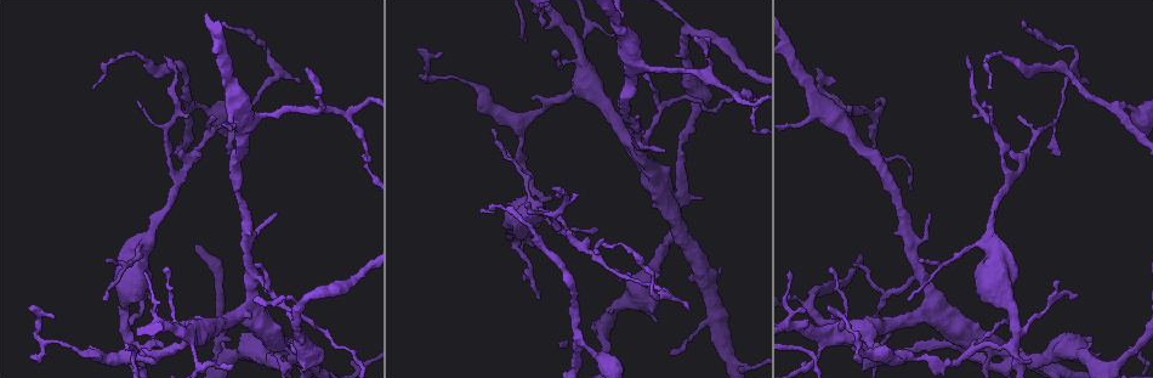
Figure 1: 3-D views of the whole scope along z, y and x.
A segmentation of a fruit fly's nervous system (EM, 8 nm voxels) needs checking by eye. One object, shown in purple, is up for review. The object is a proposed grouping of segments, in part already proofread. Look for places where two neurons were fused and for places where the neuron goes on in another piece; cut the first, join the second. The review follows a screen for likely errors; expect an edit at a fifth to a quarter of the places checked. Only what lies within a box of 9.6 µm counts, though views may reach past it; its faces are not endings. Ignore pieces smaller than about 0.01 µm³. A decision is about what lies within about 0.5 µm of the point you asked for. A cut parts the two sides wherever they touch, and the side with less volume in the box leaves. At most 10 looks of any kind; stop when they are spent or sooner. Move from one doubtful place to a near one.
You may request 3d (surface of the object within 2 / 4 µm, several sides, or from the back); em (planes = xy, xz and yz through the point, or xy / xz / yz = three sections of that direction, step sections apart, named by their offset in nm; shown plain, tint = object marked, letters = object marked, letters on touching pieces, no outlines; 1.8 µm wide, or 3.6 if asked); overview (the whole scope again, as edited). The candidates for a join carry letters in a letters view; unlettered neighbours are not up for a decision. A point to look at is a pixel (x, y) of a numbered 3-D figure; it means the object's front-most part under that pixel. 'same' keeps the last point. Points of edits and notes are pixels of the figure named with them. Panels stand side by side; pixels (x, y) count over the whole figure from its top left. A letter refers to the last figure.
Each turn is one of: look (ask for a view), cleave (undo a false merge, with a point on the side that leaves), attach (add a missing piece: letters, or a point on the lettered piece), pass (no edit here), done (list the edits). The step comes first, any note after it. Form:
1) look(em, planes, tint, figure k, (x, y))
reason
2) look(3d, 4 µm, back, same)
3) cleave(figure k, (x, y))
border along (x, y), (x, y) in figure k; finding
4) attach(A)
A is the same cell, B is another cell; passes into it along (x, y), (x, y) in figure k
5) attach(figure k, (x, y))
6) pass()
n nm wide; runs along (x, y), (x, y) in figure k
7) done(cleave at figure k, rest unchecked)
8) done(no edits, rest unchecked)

look(3d, 4 µm, figure 1, (554, 190))
an open end

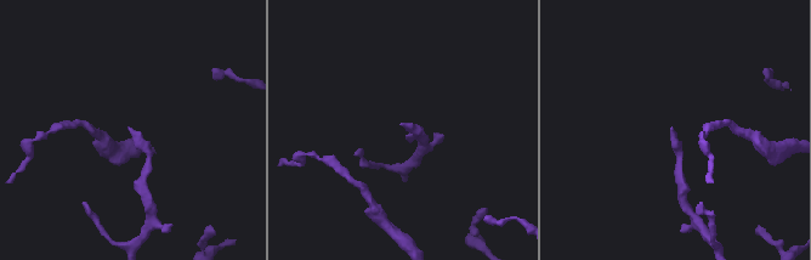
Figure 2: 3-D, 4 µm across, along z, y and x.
look(em, yz, step 8, letters, figure 2, (130, 130))
shape alone is not enough

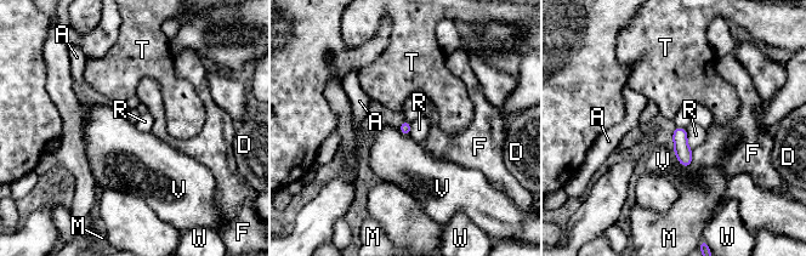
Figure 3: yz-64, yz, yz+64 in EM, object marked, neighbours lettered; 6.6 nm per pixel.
pass()
A, D, F, M, R, T, V and W are other cells; border along (685, 129), (687, 144), (692, 149) in figure 3; none of them fits

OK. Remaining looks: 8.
look(3d, 4 µm, figure 1, (300, 81))
an open end

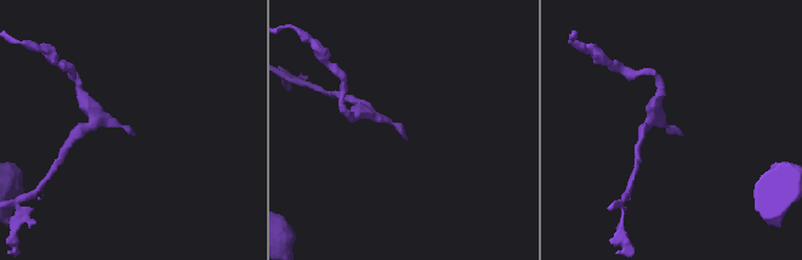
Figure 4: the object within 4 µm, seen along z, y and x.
look(em, xz, step 8, tint, figure 4, (680, 133))
now the EM

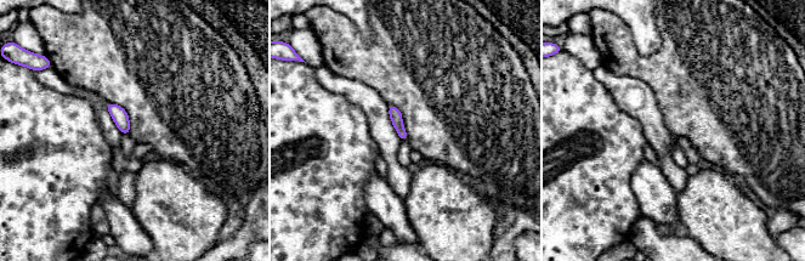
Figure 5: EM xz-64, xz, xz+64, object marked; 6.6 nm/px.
look(em, planes, letters, same)

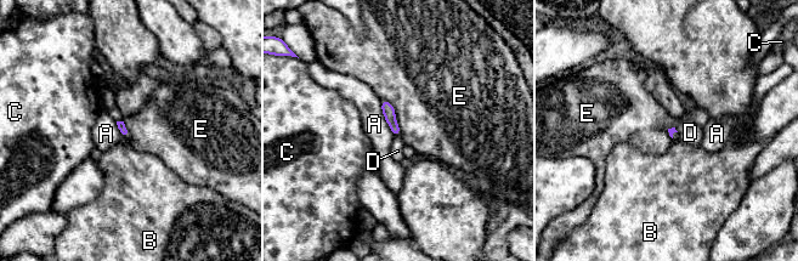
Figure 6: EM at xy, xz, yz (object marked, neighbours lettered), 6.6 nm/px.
pass()
A, B, C, D and E are other cells; border along (381, 98), (391, 105), (401, 135) in figure 6; none of them fits

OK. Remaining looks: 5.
look(3d, 4 µm, figure 1, (1012, 342))
four-way junction

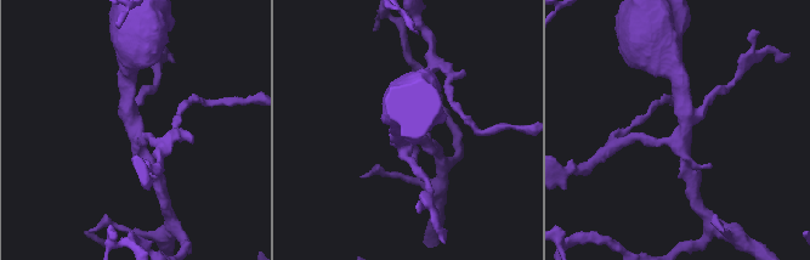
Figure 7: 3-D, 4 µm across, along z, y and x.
look(em, planes, tint, figure 7, (678, 134))

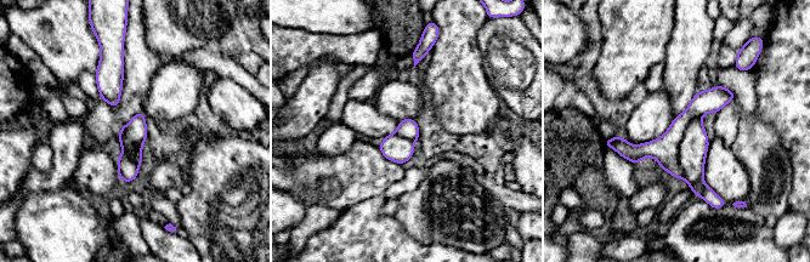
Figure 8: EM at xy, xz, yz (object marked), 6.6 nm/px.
look(em, planes, letters, same)

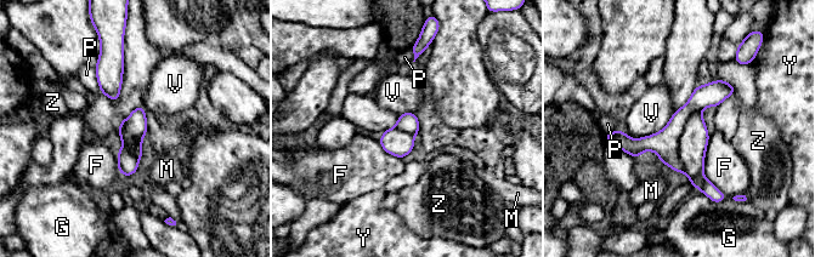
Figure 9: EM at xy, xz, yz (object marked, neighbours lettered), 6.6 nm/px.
cleave(figure 9, (692, 143))
F touches over 440 nm; F, G, M, P, V, Y and Z are other cells; border along (701, 108), (679, 137), (685, 173) in figure 9; two neurons meet here

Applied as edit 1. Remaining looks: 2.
done(cleave at figure 9, rest unchecked)

